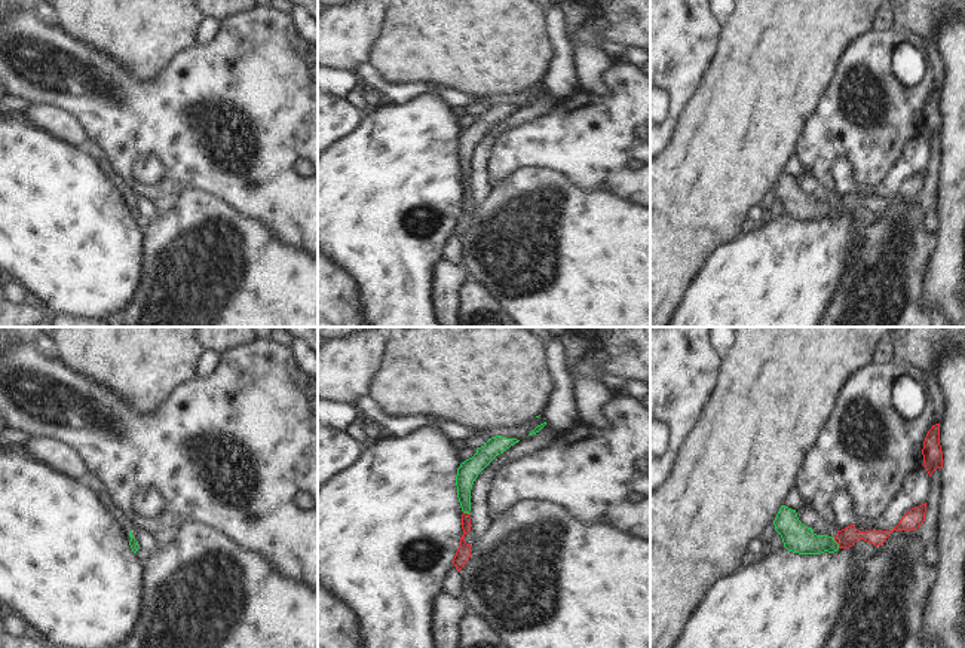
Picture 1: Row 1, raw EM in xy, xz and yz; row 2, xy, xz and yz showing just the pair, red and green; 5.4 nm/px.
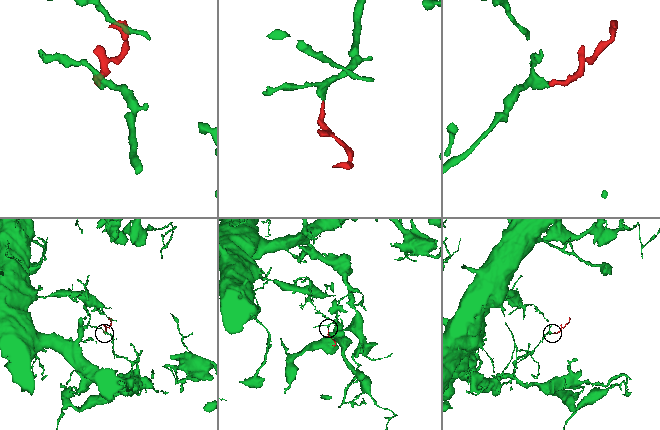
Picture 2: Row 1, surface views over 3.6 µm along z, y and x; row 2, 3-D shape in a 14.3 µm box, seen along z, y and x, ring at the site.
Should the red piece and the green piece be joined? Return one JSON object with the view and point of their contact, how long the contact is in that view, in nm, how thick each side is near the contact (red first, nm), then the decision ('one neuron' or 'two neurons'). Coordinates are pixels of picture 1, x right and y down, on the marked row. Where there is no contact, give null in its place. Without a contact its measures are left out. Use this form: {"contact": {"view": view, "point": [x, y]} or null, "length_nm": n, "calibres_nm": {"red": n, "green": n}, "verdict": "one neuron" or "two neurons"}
{"contact": {"view": "yz", "point": [836, 541]}, "length_nm": 70, "calibres_nm": {"red": 100, "green": 160}, "verdict": "one neuron"}

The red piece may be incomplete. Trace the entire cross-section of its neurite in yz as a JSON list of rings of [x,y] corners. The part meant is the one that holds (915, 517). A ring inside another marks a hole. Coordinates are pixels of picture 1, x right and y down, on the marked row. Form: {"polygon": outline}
{"polygon": [[[926,502],[907,511],[892,531],[866,531],[861,532],[851,525],[837,531],[834,538],[828,535],[817,535],[812,528],[805,526],[796,510],[781,505],[773,525],[781,535],[784,547],[799,554],[821,554],[824,551],[834,553],[839,548],[849,548],[858,540],[864,540],[873,545],[882,545],[894,531],[915,531],[925,522]]]}

